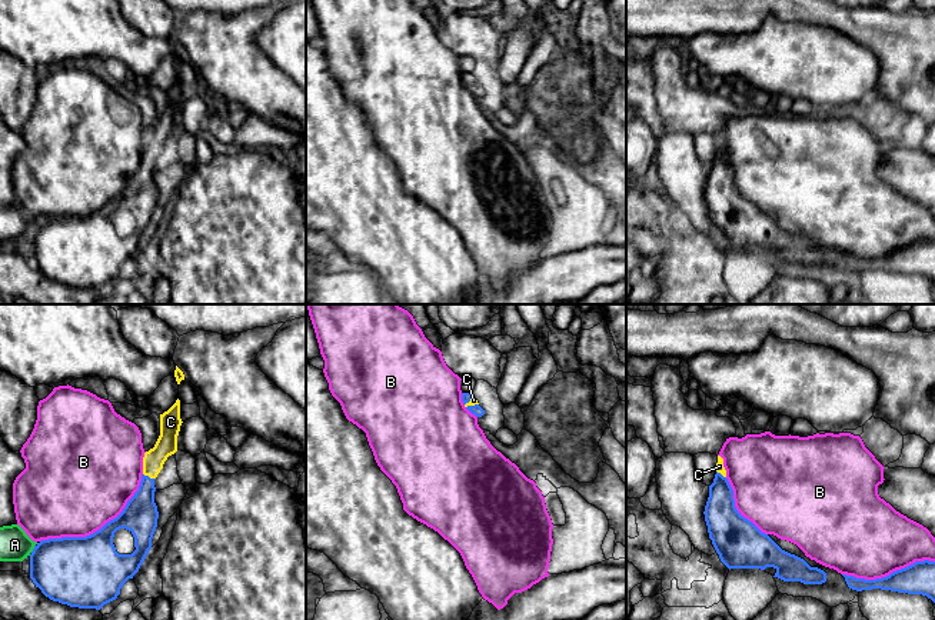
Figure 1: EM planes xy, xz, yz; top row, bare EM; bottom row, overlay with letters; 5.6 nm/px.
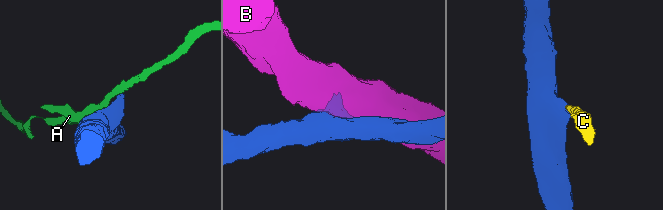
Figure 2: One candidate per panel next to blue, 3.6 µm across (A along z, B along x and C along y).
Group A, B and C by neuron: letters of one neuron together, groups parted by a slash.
A / B / C

